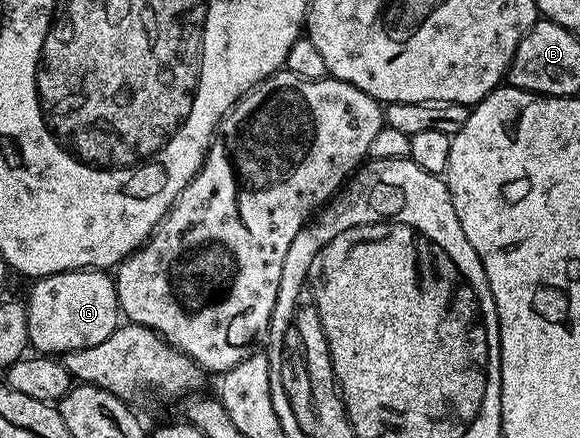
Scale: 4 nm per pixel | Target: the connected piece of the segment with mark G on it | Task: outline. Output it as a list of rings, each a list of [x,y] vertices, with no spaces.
[[[105,270],[65,271],[35,278],[30,296],[25,296],[29,346],[46,357],[61,357],[67,351],[100,345],[120,325],[118,285]]]

